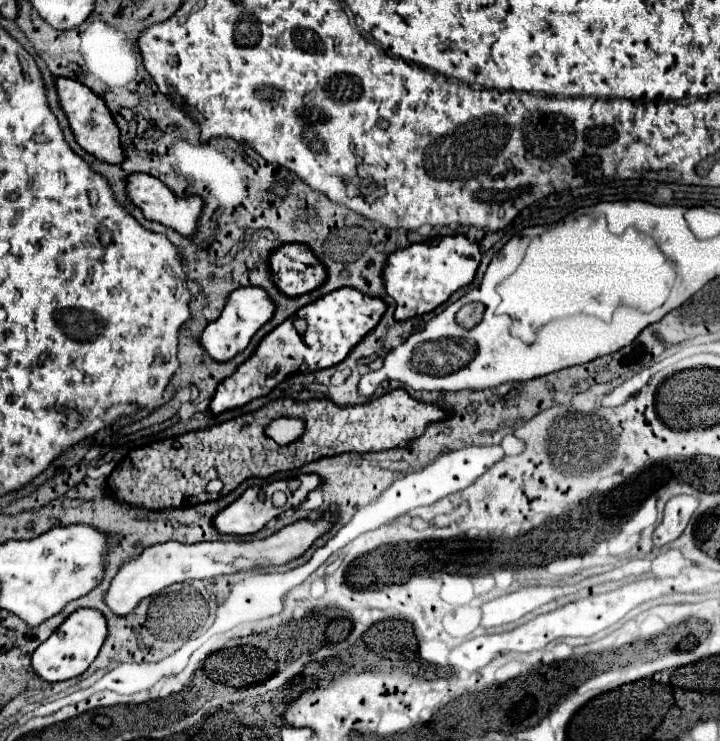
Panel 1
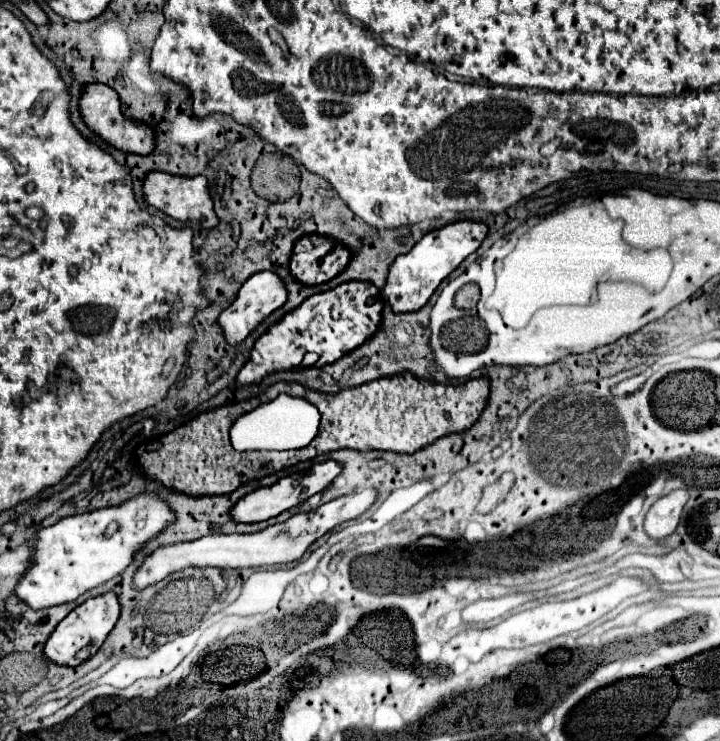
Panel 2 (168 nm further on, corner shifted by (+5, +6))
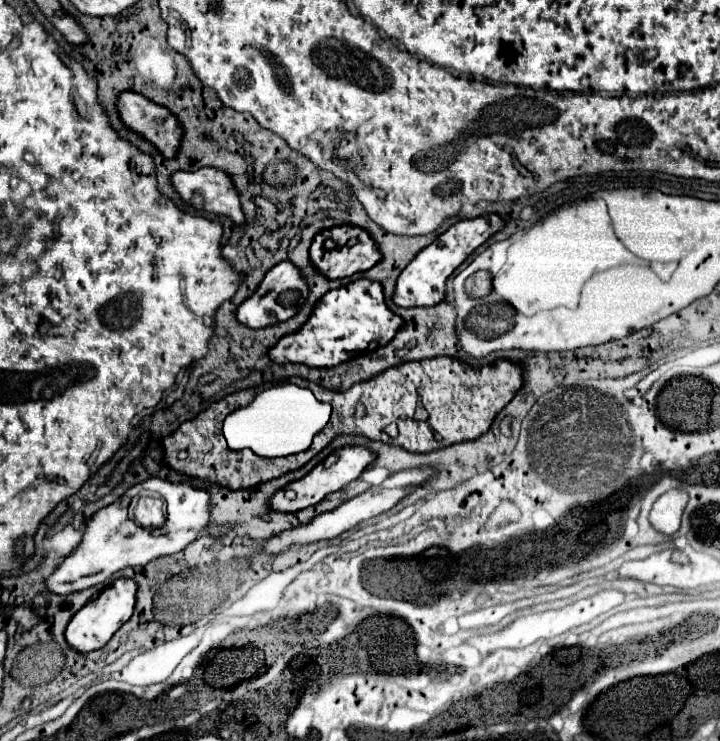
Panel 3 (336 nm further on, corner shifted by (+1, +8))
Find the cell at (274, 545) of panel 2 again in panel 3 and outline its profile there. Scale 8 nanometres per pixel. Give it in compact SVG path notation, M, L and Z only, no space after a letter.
M423 468L423 470L401 470L401 472L395 472L391 474L383 484L379 486L371 486L369 490L361 492L359 496L343 502L341 506L337 506L335 510L331 512L323 512L323 514L317 514L311 522L307 524L299 524L295 528L289 528L289 530L283 530L267 540L261 542L261 552L267 554L267 556L277 556L281 552L285 552L287 548L291 546L307 546L307 544L315 544L315 542L321 542L321 540L331 540L331 538L337 538L339 534L355 528L359 522L363 520L369 520L369 518L375 518L383 512L387 512L389 508L393 508L405 494L409 494L409 490L417 484L423 484L429 476L433 474L431 468Z

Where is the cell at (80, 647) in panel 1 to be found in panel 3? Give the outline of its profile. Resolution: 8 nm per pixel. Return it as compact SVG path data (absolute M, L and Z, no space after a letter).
M119 578L115 582L111 582L105 590L101 590L99 594L95 594L69 622L67 630L65 630L65 640L67 644L75 650L75 652L91 652L97 650L101 646L105 646L111 636L131 618L133 614L133 606L135 606L135 594L137 594L137 584L133 580L125 580Z

